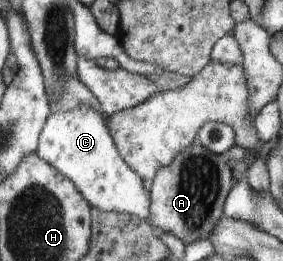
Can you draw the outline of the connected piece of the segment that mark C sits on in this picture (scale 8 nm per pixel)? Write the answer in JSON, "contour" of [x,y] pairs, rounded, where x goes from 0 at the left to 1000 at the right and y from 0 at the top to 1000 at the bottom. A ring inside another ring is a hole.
{"contour":[[[286,402],[254,425],[180,433],[145,502],[131,590],[244,686],[322,797],[449,816],[516,851],[530,839],[534,736],[424,602],[371,444],[332,410]]]}

